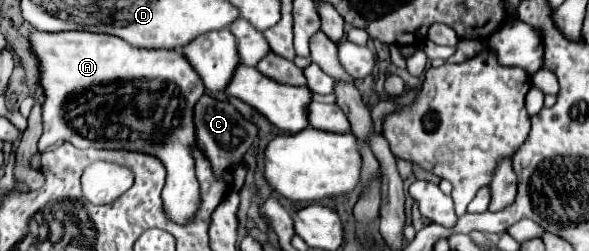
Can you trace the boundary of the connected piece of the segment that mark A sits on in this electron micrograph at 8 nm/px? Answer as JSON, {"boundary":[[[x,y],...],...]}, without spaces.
{"boundary":[[[32,31],[28,35],[30,51],[38,59],[40,87],[44,91],[42,123],[44,133],[38,141],[38,149],[46,151],[54,143],[72,143],[78,149],[122,149],[146,153],[162,161],[166,167],[166,185],[162,191],[164,209],[172,221],[180,225],[190,221],[194,209],[198,209],[200,191],[194,175],[192,151],[202,151],[196,143],[194,105],[204,93],[204,85],[182,53],[172,49],[138,49],[114,35],[90,33],[90,31],[62,31],[44,33]]]}

